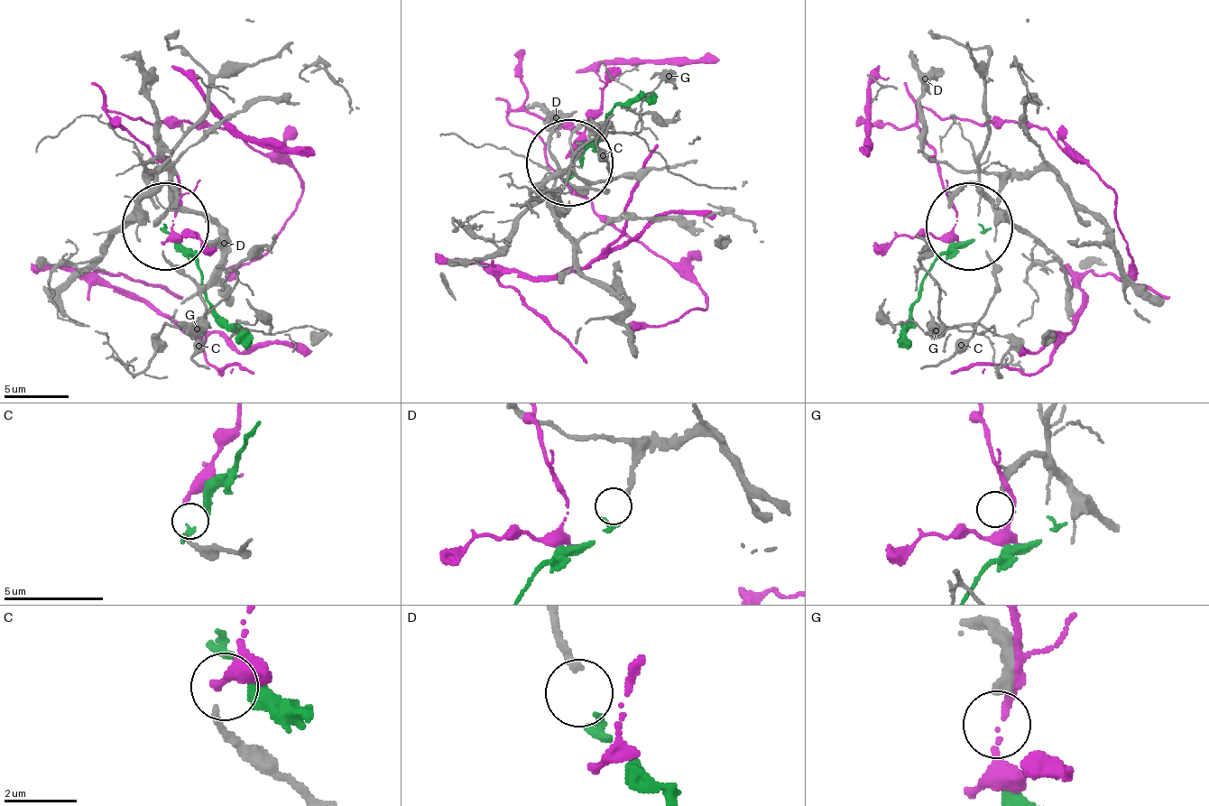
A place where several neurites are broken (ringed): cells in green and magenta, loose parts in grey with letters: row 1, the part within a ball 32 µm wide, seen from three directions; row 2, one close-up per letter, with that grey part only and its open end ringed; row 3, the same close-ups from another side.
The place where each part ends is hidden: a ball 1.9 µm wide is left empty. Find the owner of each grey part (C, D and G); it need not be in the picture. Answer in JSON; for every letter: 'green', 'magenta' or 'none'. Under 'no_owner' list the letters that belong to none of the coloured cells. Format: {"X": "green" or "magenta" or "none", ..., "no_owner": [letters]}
{"C": "magenta", "D": "green", "G": "none", "no_owner": ["G"]}

